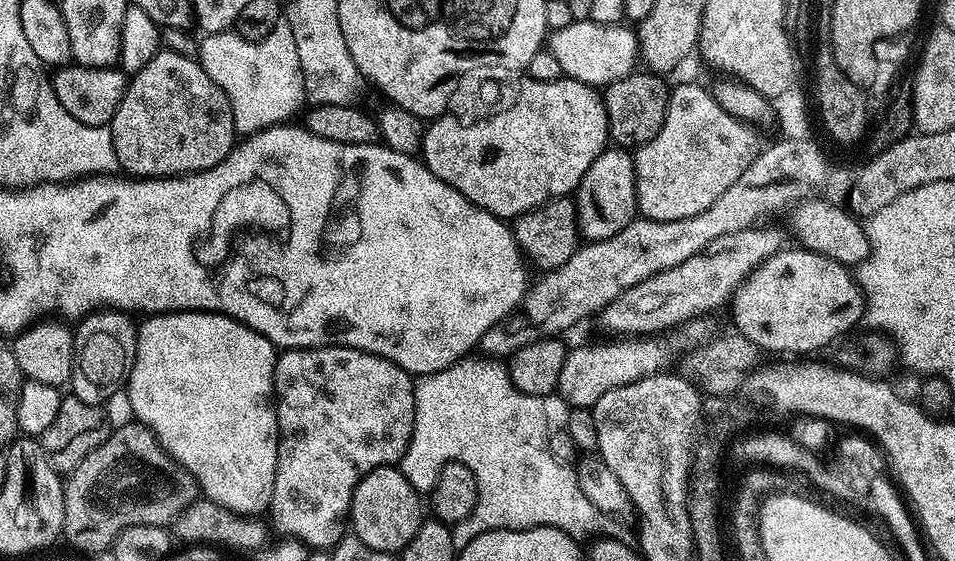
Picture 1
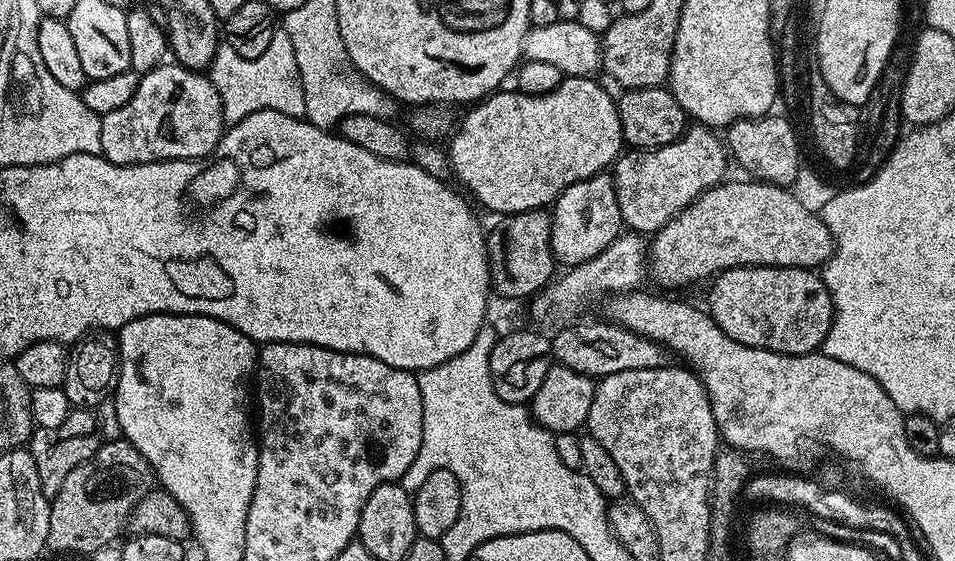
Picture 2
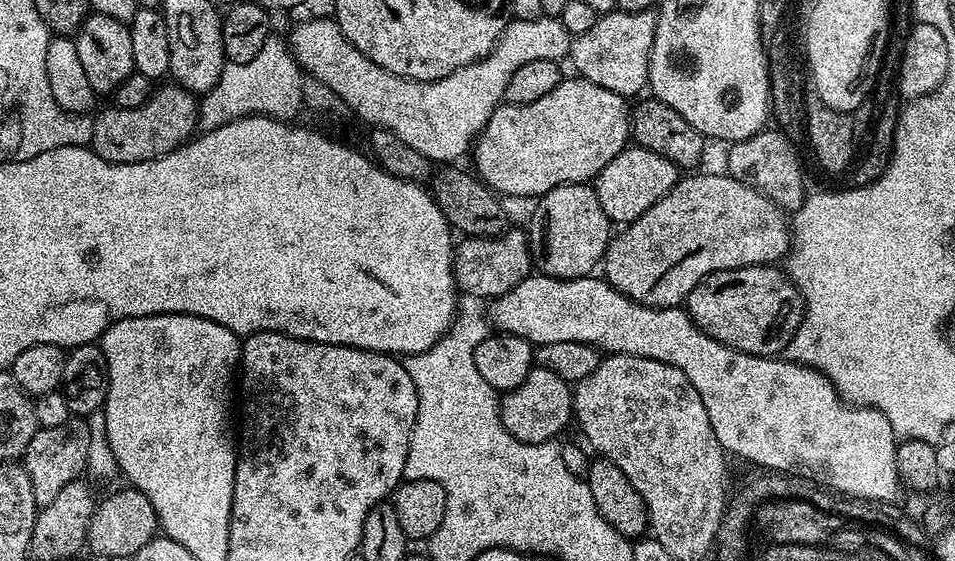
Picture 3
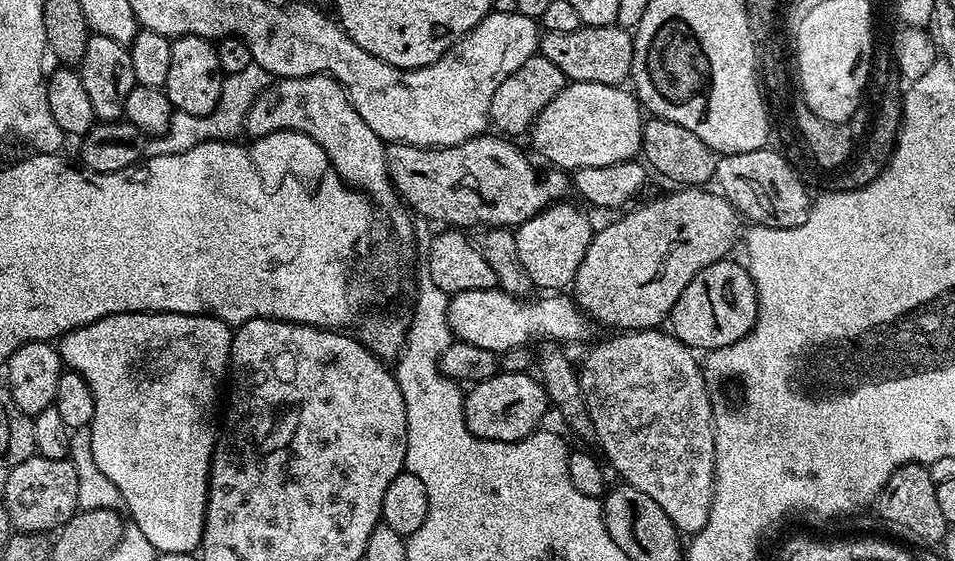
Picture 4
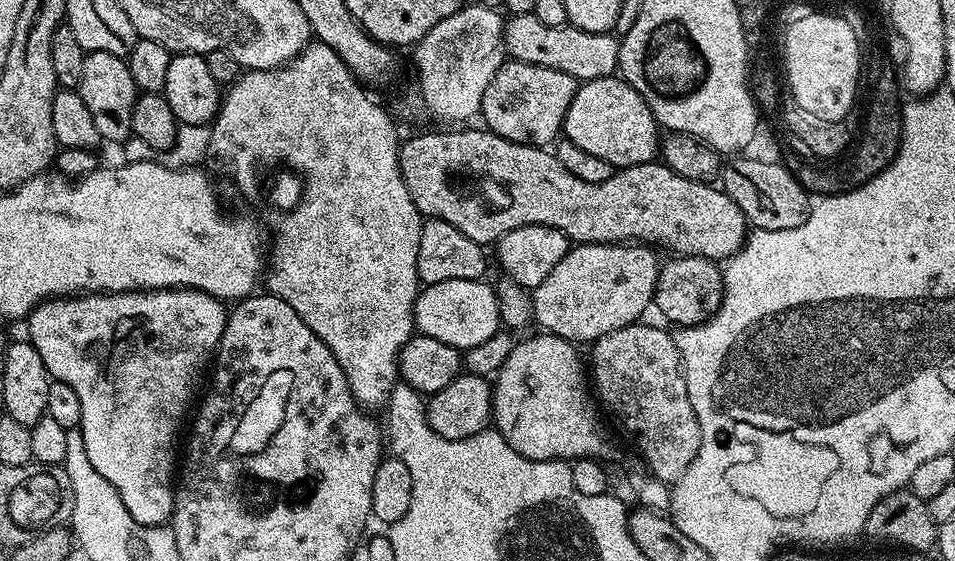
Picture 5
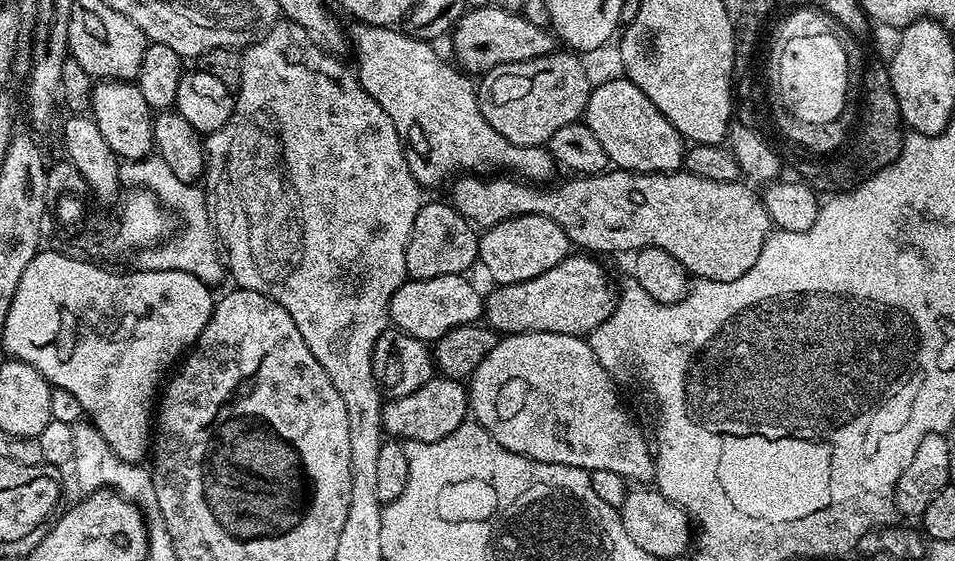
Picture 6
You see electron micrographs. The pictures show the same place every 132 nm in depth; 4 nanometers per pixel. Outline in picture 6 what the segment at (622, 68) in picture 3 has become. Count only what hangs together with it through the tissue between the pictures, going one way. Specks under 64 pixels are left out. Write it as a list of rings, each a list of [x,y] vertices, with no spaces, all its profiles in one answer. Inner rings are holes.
[[[498,7],[474,8],[461,16],[450,39],[456,47],[455,63],[465,73],[483,74],[499,64],[526,62],[557,51],[558,40],[548,28],[539,28],[519,12],[507,12]]]

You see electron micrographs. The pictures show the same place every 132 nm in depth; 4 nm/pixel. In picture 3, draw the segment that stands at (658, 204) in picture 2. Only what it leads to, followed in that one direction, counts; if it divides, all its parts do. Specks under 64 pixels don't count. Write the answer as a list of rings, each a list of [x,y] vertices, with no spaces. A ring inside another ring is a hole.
[[[625,147],[594,178],[594,187],[602,210],[606,210],[609,221],[616,226],[627,226],[637,220],[654,202],[658,202],[676,185],[678,169],[674,162],[662,158],[645,148]]]

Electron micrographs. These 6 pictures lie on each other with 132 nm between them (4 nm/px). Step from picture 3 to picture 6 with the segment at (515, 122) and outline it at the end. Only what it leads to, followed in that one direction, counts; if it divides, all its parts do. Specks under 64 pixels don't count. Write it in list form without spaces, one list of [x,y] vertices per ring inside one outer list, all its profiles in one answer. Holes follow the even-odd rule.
[[[626,78],[606,82],[593,87],[588,95],[588,105],[582,117],[584,123],[594,130],[602,150],[606,150],[609,161],[625,172],[675,172],[683,165],[686,141],[680,131],[664,117]]]

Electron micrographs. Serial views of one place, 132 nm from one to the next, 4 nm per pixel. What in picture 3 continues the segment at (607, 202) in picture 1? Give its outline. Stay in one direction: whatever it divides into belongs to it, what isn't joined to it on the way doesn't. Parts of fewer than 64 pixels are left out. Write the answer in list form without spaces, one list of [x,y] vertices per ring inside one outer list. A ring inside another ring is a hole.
[[[591,183],[563,184],[550,190],[535,201],[536,209],[532,212],[532,225],[527,225],[528,243],[531,247],[535,263],[545,276],[556,280],[573,280],[593,275],[604,259],[604,251],[614,235],[613,225],[608,219],[606,210],[602,210],[602,202],[598,202],[598,194]]]

